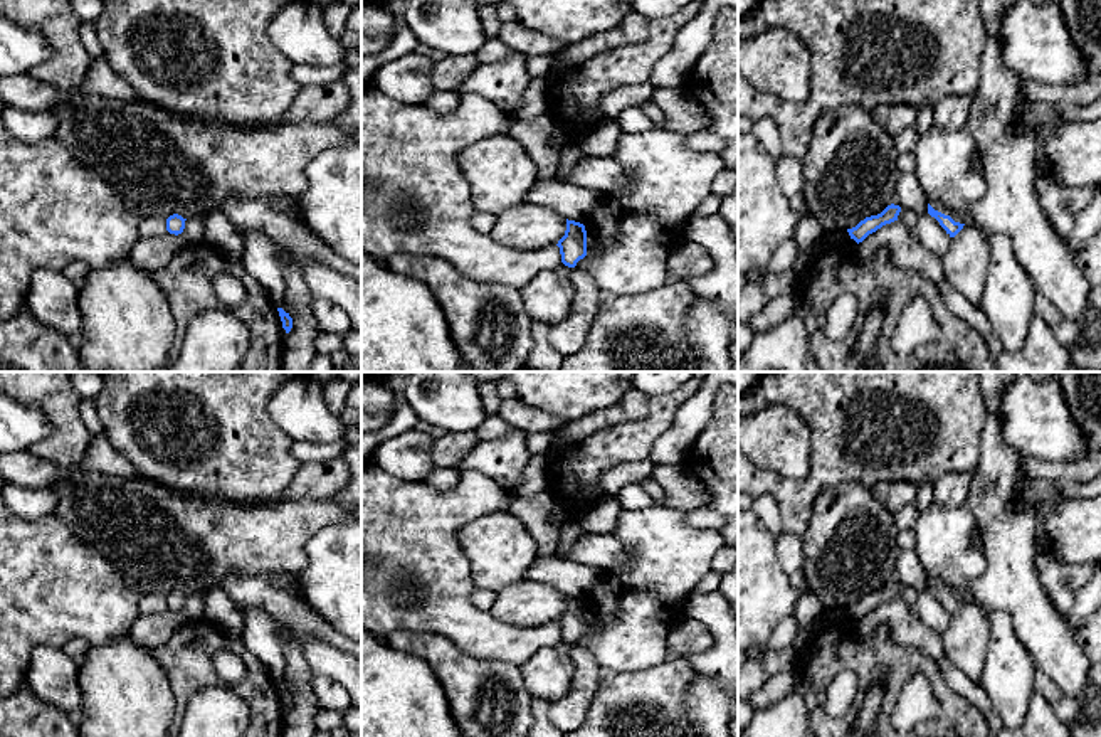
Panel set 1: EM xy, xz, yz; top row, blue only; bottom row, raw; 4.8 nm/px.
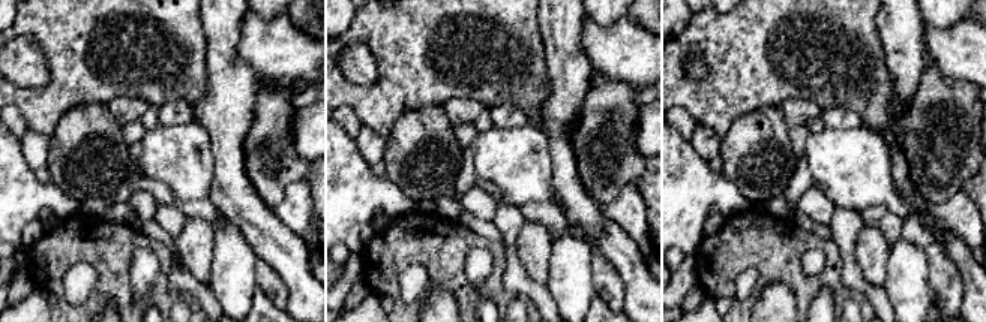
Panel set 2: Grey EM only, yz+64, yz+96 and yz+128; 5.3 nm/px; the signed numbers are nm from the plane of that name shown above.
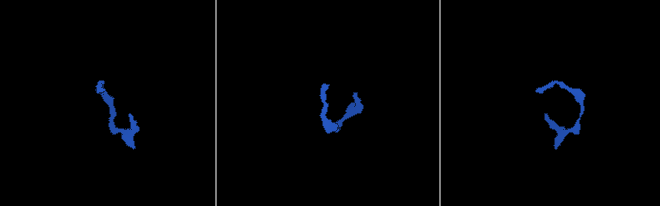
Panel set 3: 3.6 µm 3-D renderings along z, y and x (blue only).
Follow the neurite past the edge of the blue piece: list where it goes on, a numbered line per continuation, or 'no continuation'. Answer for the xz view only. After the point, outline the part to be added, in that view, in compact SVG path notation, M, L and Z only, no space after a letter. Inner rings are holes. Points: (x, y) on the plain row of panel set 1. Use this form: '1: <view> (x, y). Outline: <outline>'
no continuation

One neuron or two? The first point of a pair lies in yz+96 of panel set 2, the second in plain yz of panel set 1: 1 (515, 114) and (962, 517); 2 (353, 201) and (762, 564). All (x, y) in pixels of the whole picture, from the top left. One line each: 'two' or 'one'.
1: two
2: one

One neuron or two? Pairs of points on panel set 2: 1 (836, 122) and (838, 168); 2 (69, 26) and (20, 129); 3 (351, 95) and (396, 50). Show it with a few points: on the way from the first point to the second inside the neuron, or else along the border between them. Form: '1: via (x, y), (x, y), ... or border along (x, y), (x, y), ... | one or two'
1: border along (860, 123), (851, 128), (824, 129) | two
2: border along (15, 105), (29, 128) | two
3: via (368, 95), (372, 95), (396, 71), (396, 66) | one

